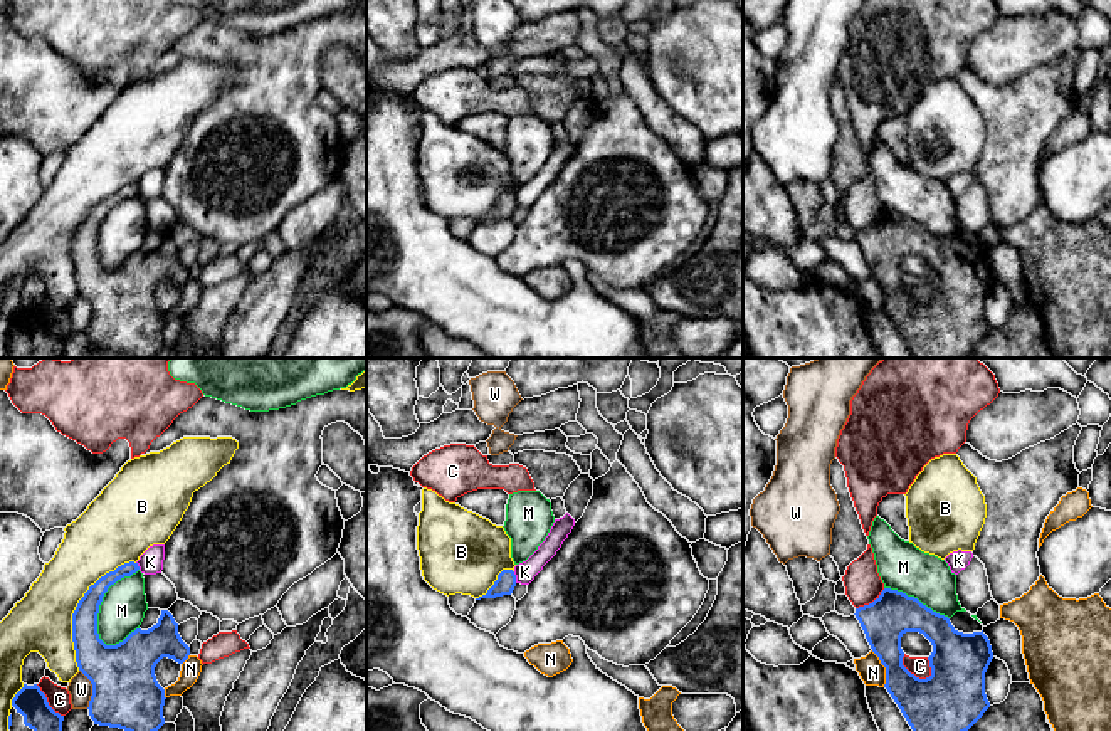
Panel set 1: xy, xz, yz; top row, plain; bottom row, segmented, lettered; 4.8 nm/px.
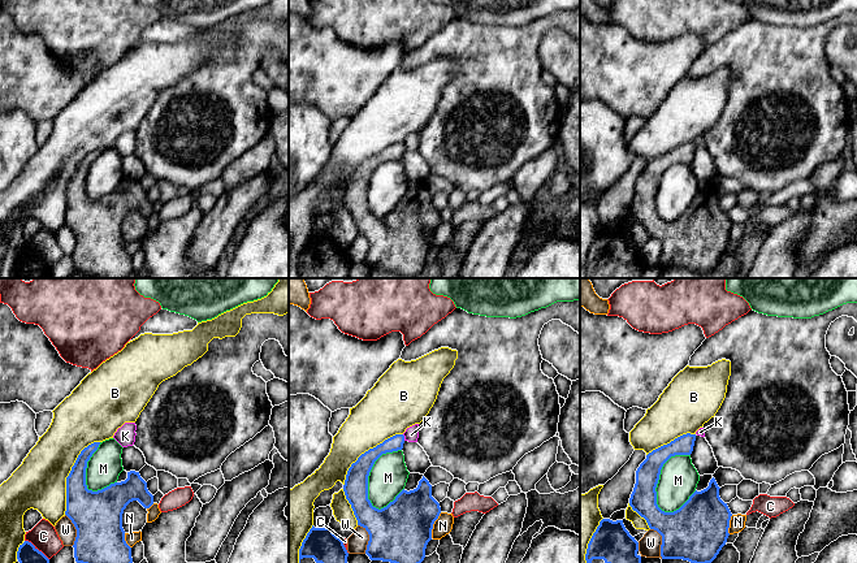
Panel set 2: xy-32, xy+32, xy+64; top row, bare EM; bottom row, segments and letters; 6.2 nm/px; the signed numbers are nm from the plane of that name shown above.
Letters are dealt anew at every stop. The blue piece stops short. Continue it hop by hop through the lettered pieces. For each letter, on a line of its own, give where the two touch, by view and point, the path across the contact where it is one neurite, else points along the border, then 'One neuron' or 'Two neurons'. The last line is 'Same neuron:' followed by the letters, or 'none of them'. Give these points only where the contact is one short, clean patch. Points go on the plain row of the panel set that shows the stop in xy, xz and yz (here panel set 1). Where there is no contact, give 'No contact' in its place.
B: Touches blue at xy (76, 231). Two neurons
C: Touches blue at yz (913, 298). Two neurons
K: Touches blue at xz (515, 200). Boundary: xz (513, 195), (516, 205). Two neurons
M: Touches blue at xy (101, 224). Two neurons
N: Touches blue at yz (886, 293). Two neurons
W: Touches blue at xy (93, 313). Two neurons
Same neuron: none of them

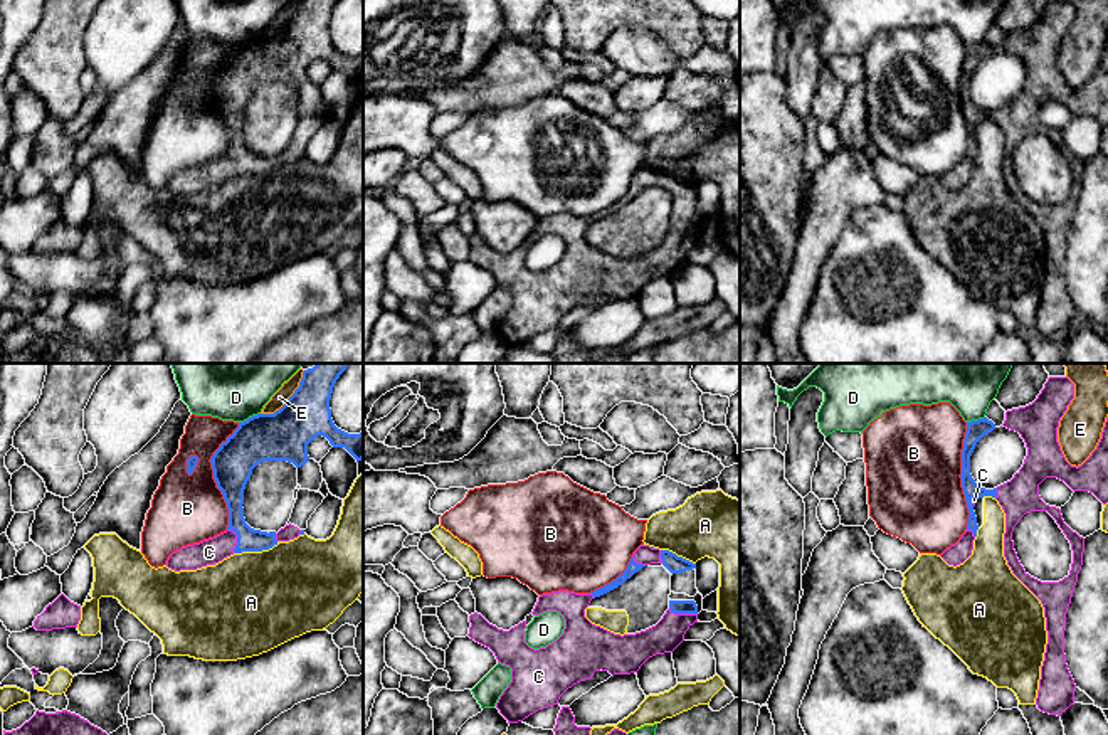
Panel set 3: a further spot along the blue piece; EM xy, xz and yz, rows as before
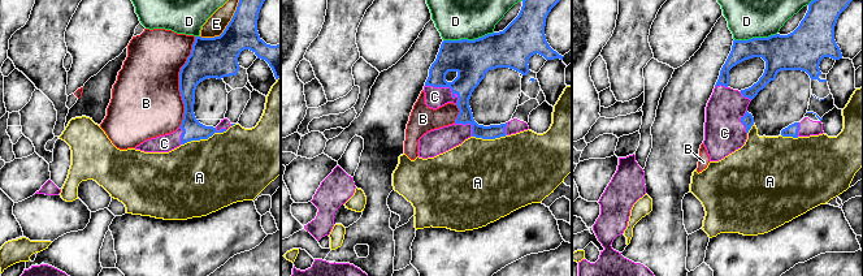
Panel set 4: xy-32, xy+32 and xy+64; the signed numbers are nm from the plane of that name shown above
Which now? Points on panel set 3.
A: Touches blue at xy (256, 174). Two neurons
B: Touches blue at xy (214, 100). Two neurons
C: Touches blue at xz (683, 236). One neuron
D: Touches blue at xy (249, 41). Two neurons
E: Touches blue at xy (284, 26). Two neurons
Same neuron: C

